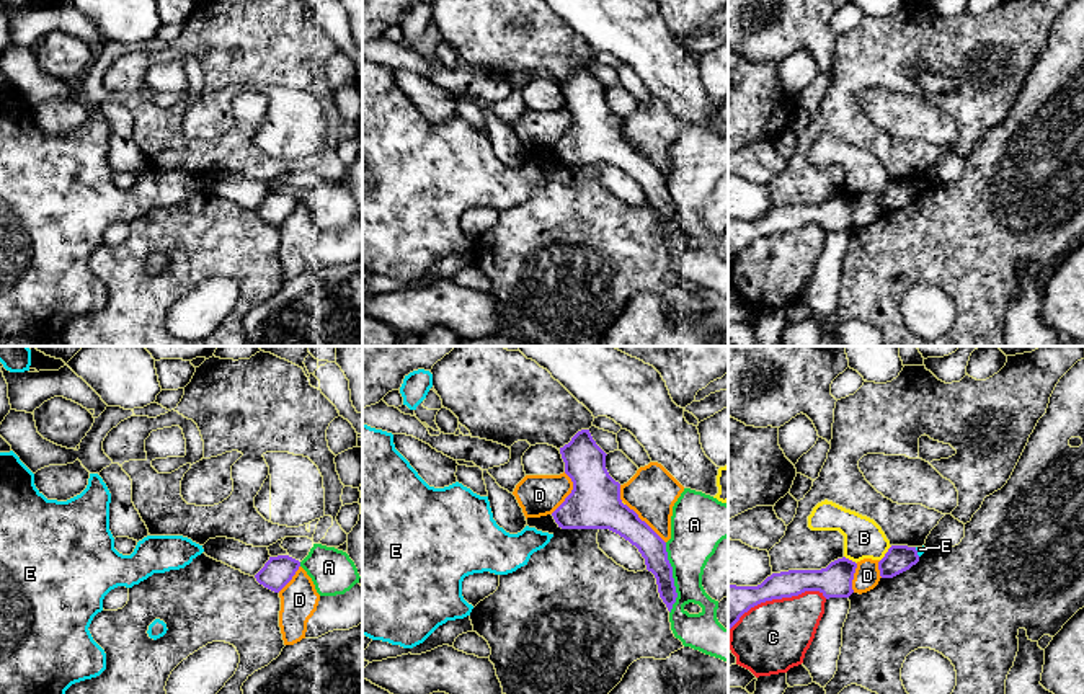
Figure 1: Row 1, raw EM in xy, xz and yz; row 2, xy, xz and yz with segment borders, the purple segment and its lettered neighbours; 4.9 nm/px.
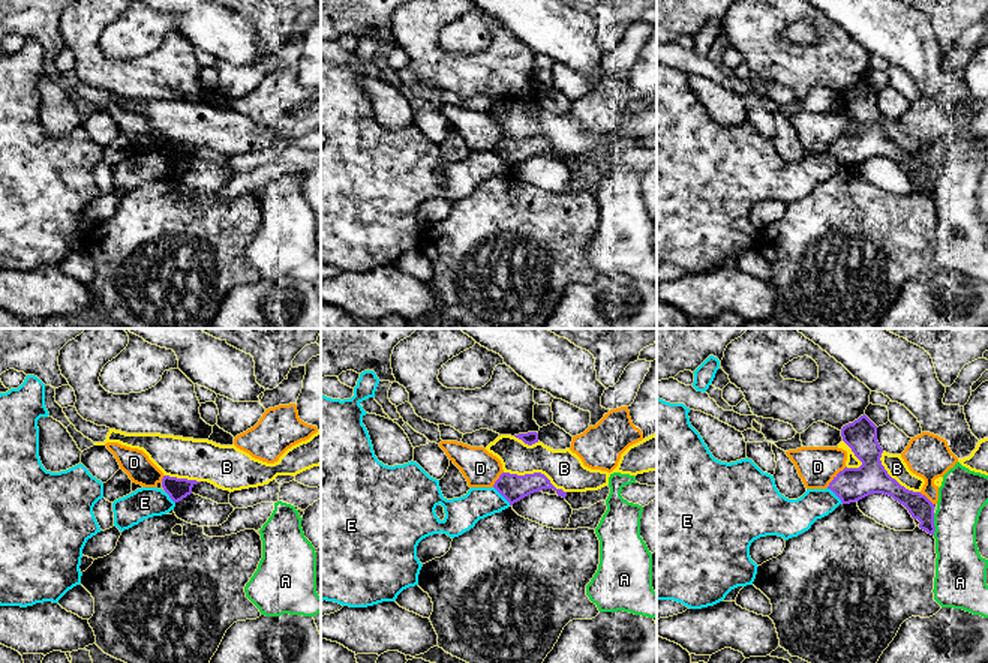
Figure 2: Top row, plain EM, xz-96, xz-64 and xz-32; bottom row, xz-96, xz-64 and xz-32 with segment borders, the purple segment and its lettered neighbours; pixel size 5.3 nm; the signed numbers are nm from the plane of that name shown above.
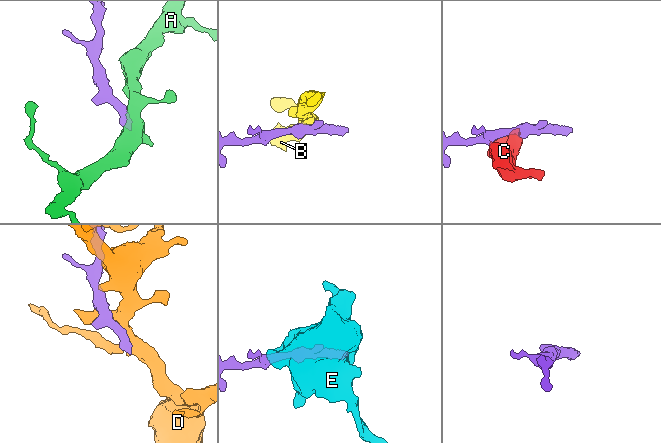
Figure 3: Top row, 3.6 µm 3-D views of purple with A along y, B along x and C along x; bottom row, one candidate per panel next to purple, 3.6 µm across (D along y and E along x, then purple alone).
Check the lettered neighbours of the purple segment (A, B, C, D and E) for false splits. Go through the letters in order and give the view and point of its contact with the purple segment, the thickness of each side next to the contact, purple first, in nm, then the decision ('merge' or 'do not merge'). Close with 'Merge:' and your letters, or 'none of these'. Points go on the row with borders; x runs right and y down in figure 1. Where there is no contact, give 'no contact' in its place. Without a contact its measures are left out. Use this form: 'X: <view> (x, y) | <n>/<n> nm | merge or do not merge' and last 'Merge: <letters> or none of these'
A: xz (673, 578) | 130/240 nm | do not merge
B: yz (885, 554) | 140/190 nm | do not merge
C: yz (776, 598) | 180/360 nm | do not merge
D: xz (570, 493) | 260/200 nm | do not merge
E: yz (916, 552) | 140/30 nm | do not merge
Merge: none of these

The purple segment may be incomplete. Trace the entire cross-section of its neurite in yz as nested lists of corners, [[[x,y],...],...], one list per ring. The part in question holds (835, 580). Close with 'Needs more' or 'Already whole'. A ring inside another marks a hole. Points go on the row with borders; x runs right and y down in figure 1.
[[[842,557],[821,570],[789,570],[772,573],[757,586],[728,585],[728,630],[751,607],[805,591],[820,591],[826,599],[849,598],[857,563]]]. Already whole

